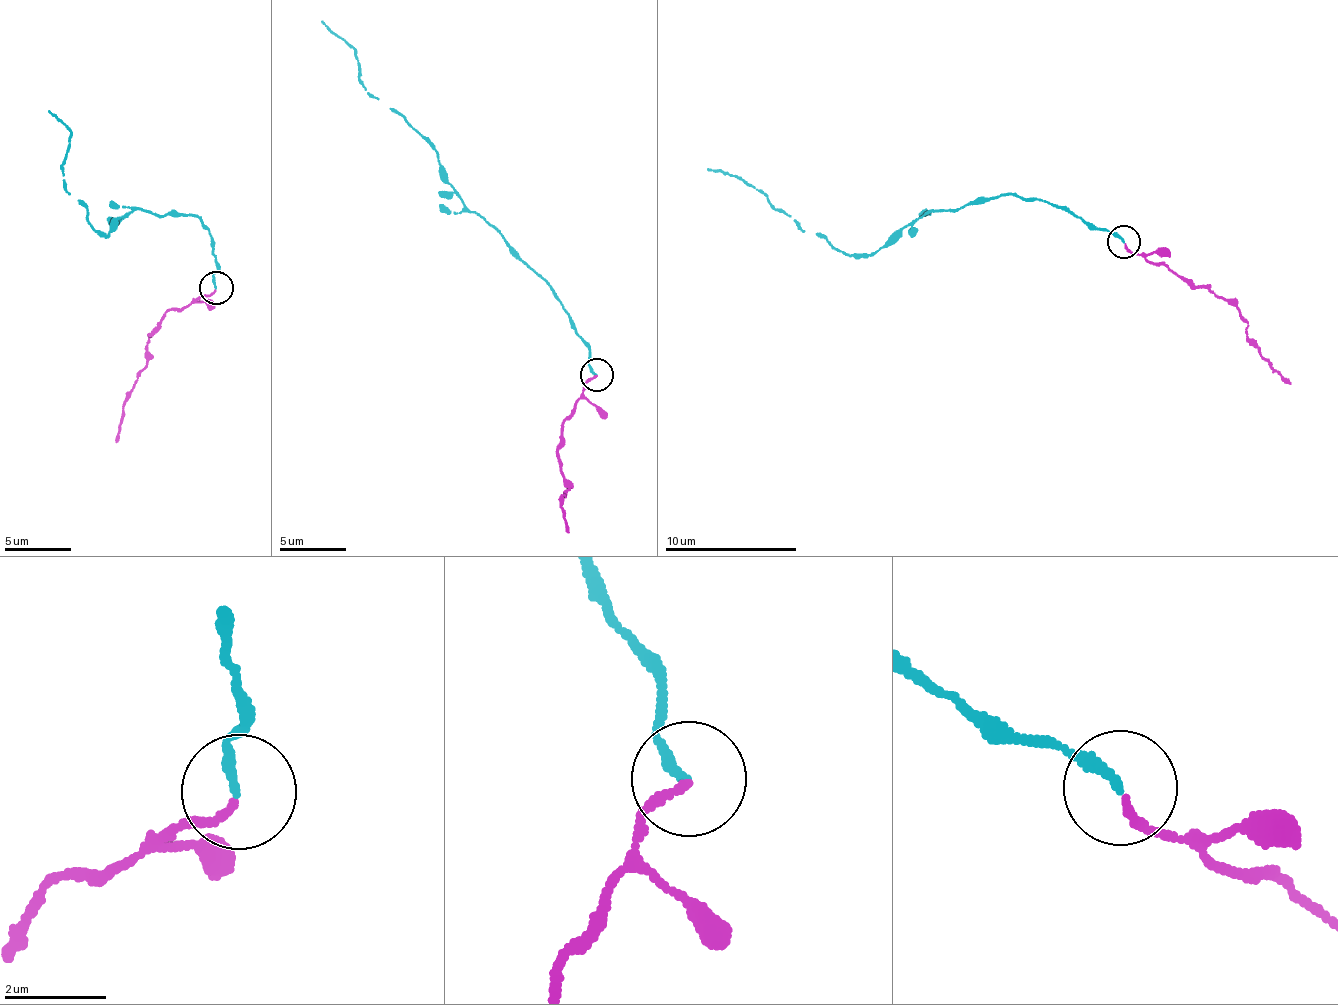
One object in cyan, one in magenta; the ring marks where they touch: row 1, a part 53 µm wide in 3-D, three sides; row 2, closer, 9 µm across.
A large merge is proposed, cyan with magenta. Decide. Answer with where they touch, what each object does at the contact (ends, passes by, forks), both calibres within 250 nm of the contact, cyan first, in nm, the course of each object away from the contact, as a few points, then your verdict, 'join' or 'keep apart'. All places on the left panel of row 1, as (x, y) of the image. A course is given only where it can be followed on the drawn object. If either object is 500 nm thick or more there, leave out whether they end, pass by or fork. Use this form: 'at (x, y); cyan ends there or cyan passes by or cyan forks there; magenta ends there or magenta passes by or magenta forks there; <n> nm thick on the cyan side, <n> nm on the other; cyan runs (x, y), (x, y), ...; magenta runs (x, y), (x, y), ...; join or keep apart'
at (216, 287); cyan ends there; magenta ends there; 200 nm thick on the cyan side, 140 nm on the other; cyan runs (215, 288), (220, 266), (197, 216), (135, 208), (107, 234), (93, 229), (62, 177), (72, 136), (48, 109); magenta runs (215, 289), (207, 295), (168, 312), (148, 336), (144, 364), (122, 407), (118, 442); join

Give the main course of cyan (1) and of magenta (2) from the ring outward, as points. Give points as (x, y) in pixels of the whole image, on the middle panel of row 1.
1: (596, 373), (589, 344), (577, 335), (556, 292), (466, 207), (416, 130), (365, 90), (357, 51), (320, 20)
2: (596, 377), (591, 379), (564, 421), (563, 445), (558, 450), (558, 463), (567, 489), (560, 507), (570, 532)

